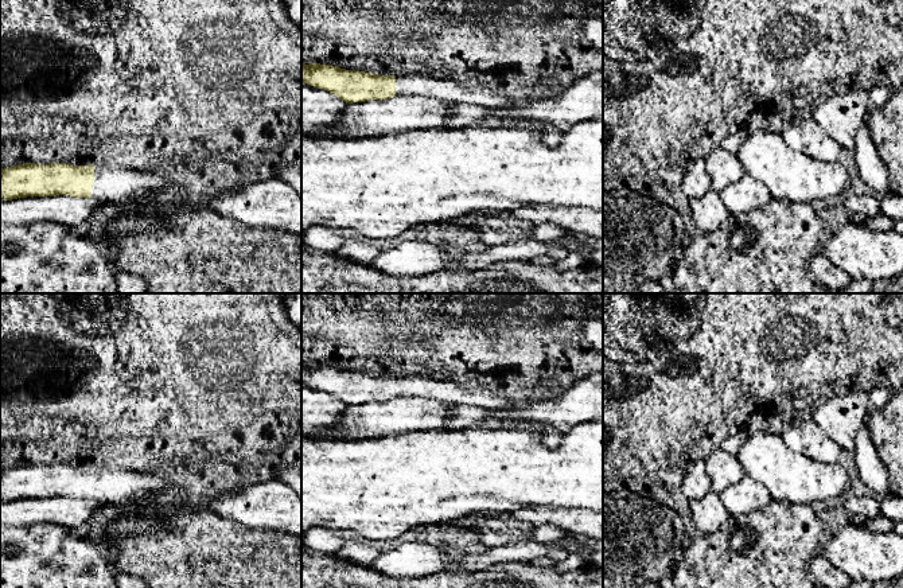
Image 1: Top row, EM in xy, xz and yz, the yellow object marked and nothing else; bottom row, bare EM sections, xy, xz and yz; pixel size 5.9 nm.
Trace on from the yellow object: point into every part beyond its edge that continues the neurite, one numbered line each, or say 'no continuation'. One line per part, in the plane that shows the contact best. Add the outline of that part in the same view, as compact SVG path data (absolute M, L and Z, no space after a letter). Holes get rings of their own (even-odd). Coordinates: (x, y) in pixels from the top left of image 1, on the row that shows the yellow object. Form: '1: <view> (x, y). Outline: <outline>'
1: xy (115, 183). Outline: M94 166L92 198L102 203L128 199L153 202L157 195L175 192L178 182L147 170L113 166Z

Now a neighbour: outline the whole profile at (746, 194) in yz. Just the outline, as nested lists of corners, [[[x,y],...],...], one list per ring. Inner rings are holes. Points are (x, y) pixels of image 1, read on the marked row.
[[[746,174],[719,194],[731,215],[764,209],[772,200],[766,186]]]

